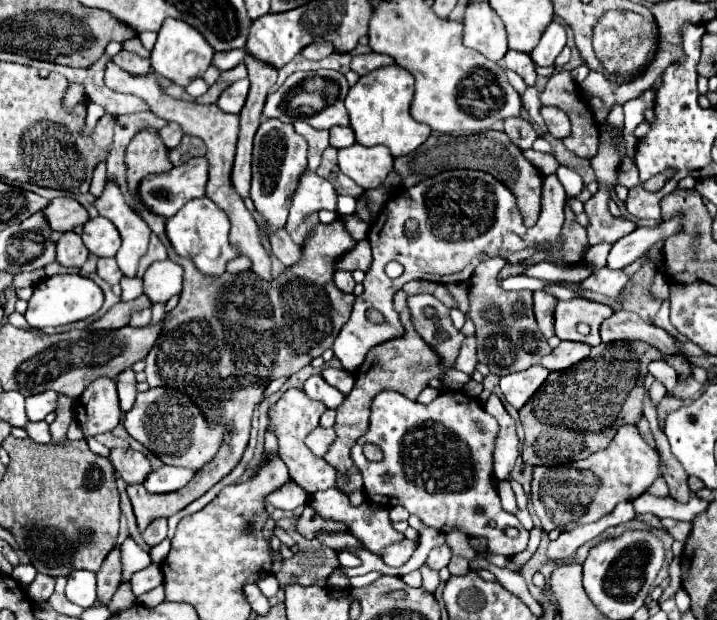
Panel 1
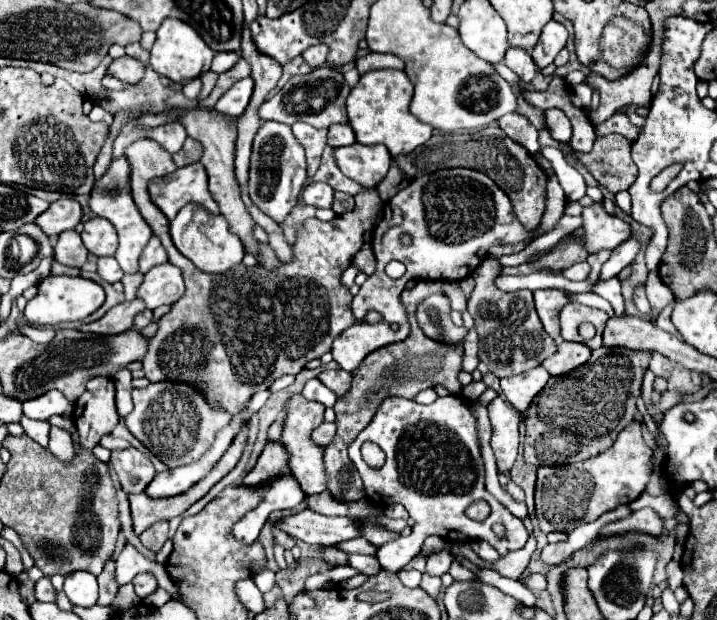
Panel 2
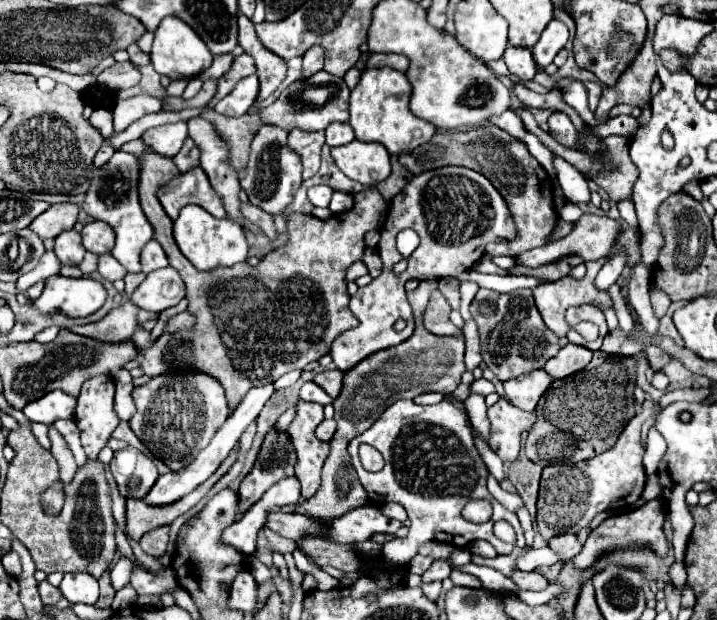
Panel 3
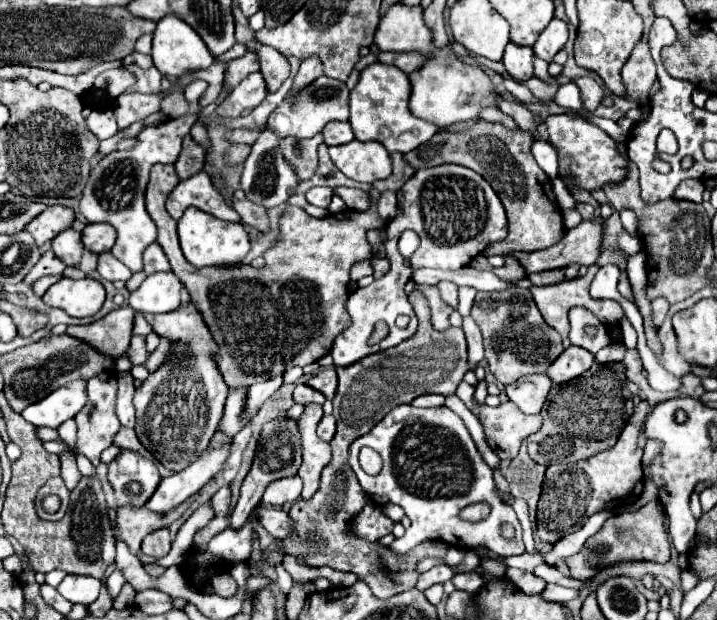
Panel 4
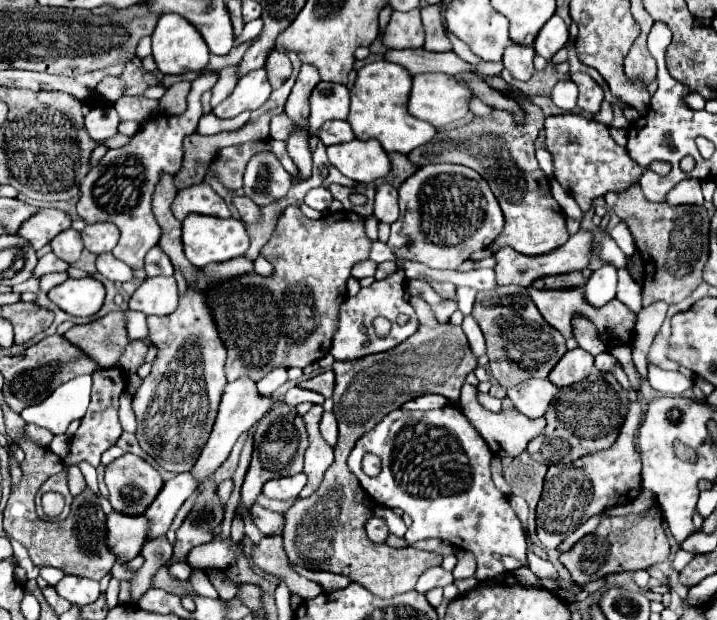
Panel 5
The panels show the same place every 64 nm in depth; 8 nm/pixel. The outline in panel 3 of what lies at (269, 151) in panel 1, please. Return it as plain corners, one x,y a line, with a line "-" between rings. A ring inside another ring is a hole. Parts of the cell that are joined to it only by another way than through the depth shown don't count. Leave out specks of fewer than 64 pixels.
268,124
260,126
258,134
252,140
248,166
240,178
240,186
248,194
248,200
270,214
284,212
302,184
300,156
296,156
290,148
286,148
286,138
288,138
288,132
284,132
282,128
268,126

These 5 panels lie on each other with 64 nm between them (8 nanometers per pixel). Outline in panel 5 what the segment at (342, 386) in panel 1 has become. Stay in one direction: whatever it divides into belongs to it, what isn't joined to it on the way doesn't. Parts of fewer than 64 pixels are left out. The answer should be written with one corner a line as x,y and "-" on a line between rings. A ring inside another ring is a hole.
328,370
328,372
322,372
310,380
304,380
298,384
300,388
306,388
306,390
314,390
326,398
332,396
332,390
334,390
334,372

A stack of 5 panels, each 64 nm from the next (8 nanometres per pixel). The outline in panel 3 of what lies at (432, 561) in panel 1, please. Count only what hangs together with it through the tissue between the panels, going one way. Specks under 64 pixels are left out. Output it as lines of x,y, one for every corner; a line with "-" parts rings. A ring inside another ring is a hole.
436,560
424,574
422,574
422,582
434,582
434,580
444,580
444,578
448,578
450,576
450,572
452,572
452,568
450,568
450,564
448,564
448,560

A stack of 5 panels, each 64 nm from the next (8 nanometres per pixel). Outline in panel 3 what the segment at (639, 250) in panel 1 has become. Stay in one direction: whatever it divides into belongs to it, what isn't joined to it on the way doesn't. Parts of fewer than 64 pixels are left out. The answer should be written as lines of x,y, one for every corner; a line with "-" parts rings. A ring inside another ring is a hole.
618,254
616,258
608,260
608,262
602,266
602,270
598,272
596,282
594,282
596,290
606,292
606,290
608,290
612,284
616,284
616,280
618,280
618,276
620,276
622,268
624,268
624,260
626,260
626,258
624,258
622,254

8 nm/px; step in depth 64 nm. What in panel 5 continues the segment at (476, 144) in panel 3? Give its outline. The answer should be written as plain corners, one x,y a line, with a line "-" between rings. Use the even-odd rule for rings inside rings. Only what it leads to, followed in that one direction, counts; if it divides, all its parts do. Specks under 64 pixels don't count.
520,102
520,108
524,110
522,122
516,122
510,112
494,108
492,116
474,118
460,128
438,130
428,144
412,150
408,158
416,166
426,166
430,162
452,162
464,164
482,174
506,218
502,234
490,246
492,253
496,253
502,244
510,244
520,254
540,256
560,248
570,234
566,230
566,216
552,198
546,176
534,156
534,140
544,128
544,114
532,102

